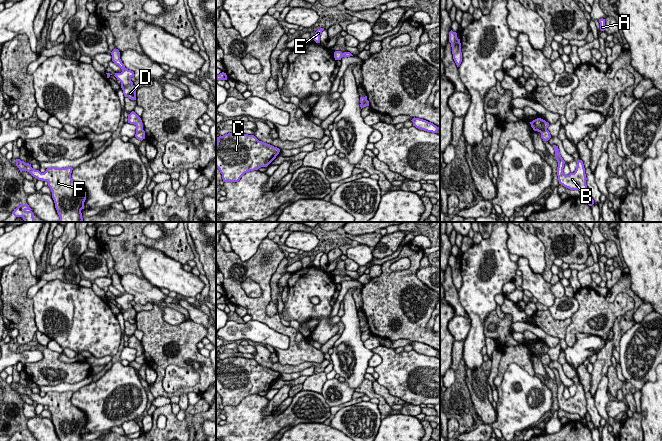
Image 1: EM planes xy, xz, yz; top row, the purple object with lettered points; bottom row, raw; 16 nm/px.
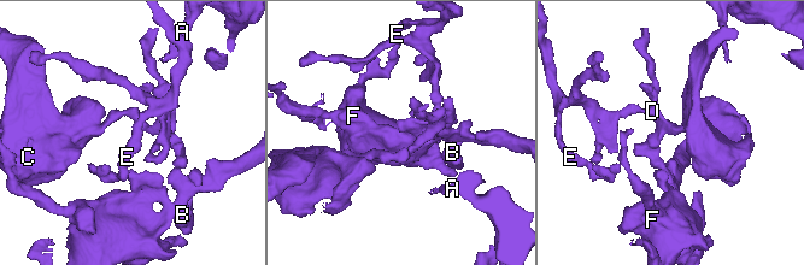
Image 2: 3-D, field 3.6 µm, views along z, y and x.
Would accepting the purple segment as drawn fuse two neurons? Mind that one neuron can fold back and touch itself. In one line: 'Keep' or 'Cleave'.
Cleave

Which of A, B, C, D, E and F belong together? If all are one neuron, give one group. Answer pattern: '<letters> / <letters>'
A B F / C D E

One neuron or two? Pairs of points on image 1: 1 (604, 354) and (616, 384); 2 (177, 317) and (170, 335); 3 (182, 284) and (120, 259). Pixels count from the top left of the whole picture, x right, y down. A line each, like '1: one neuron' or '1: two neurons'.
1: two neurons
2: two neurons
3: two neurons

